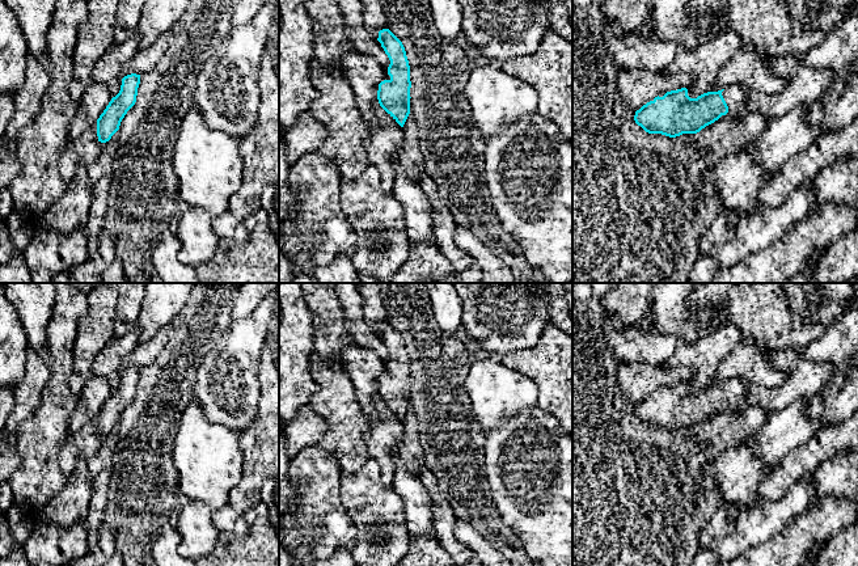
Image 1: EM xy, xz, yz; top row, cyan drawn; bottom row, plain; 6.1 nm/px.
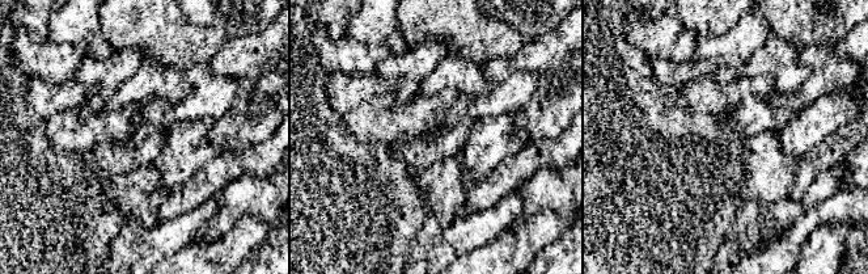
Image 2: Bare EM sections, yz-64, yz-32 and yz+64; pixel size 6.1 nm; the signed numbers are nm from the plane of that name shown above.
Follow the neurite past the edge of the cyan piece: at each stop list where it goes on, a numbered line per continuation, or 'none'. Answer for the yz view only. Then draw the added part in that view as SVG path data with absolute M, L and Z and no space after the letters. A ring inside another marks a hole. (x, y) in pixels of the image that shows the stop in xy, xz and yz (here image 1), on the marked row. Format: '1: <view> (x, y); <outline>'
1: yz (734, 96); M732 85L722 92L722 96L728 106L726 115L734 115L737 109L743 105L744 100L749 93L748 86Z

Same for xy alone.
none

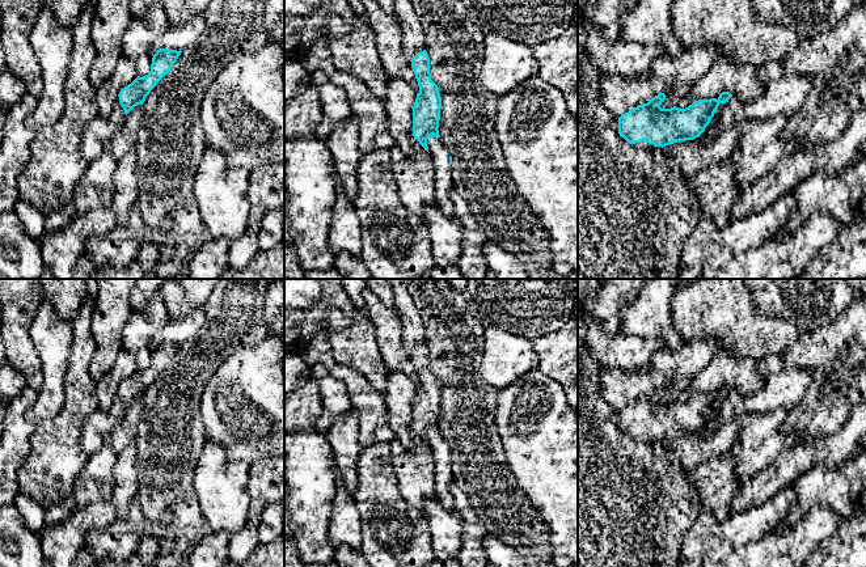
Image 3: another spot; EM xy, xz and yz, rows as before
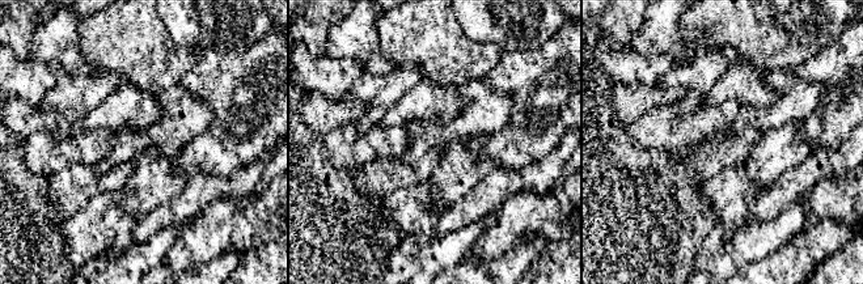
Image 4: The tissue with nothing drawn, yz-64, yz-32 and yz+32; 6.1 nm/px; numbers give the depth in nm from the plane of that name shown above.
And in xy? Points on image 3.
none

